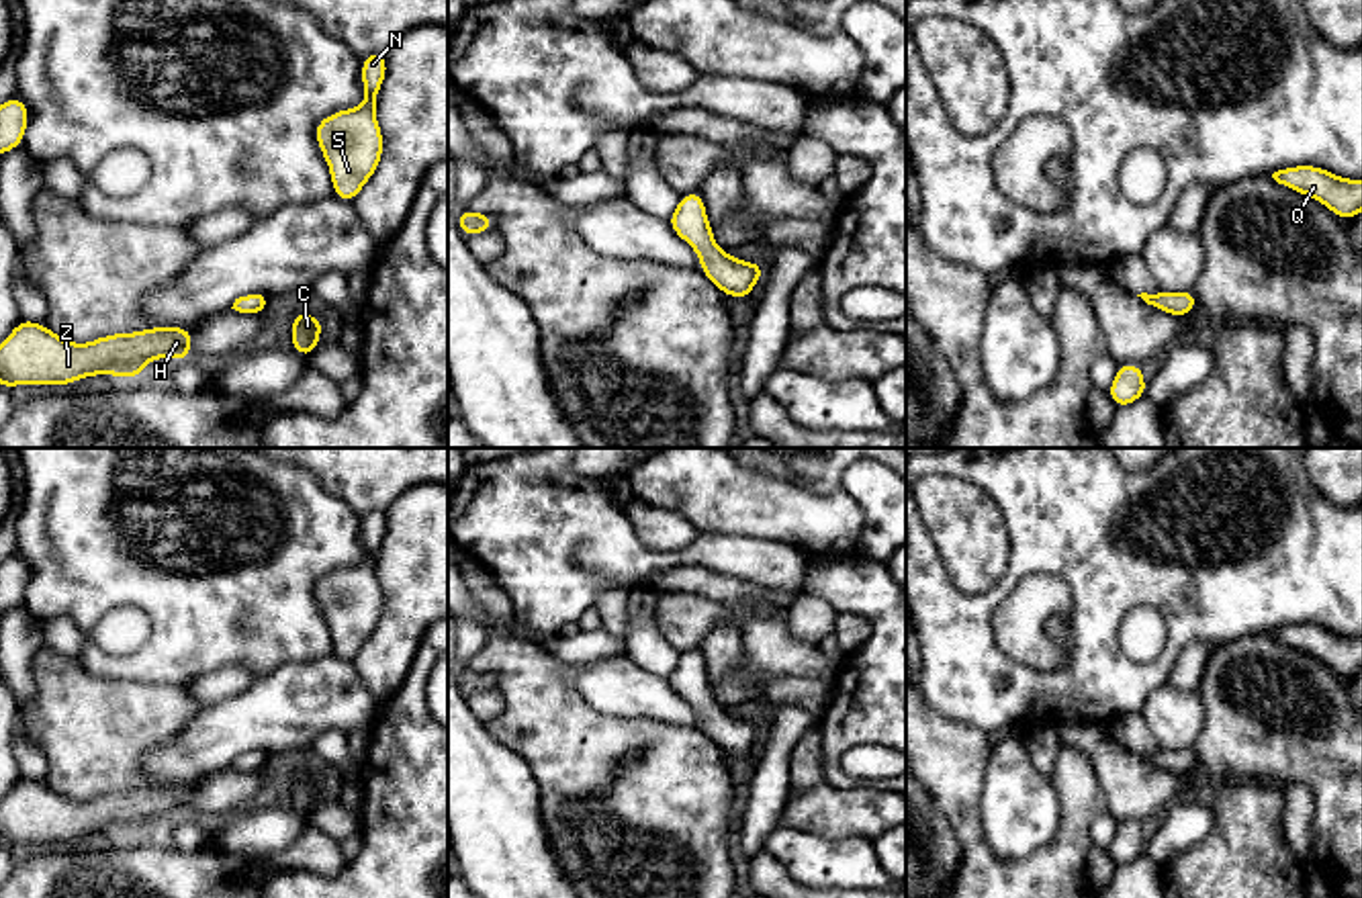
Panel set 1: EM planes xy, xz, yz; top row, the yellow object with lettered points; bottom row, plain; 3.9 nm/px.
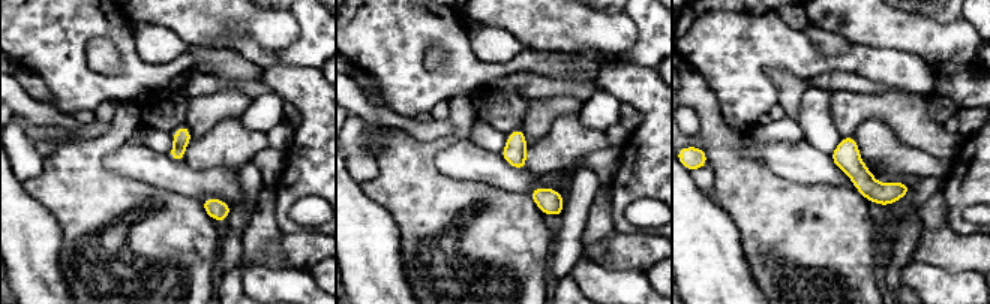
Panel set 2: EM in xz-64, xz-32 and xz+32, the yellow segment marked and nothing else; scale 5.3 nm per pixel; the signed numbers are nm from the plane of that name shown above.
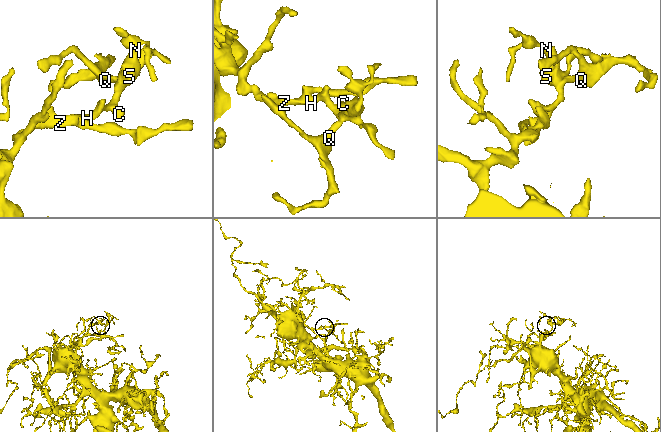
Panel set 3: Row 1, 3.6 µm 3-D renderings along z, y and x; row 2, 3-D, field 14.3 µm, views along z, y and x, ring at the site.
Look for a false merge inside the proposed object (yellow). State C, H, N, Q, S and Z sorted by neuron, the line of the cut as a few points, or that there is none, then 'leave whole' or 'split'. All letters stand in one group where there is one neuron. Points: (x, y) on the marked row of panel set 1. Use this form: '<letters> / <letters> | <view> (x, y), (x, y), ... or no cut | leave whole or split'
C H N Q S Z | no cut | leave whole

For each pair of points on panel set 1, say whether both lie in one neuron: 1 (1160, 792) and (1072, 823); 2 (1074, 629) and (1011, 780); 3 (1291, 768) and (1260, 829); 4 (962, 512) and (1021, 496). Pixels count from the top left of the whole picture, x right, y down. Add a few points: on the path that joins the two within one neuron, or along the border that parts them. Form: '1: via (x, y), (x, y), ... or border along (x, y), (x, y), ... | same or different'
1: border along (1091, 761), (1107, 806) | different
2: via (1072, 669), (1011, 721), (1011, 739) | same
3: border along (1234, 780), (1270, 780), (1283, 788) | different
4: border along (974, 483), (994, 504), (1011, 547) | different

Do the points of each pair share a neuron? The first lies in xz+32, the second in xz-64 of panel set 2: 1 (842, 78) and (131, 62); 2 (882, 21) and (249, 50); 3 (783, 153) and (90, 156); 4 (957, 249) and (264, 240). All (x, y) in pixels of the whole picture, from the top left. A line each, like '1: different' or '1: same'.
1: different
2: different
3: different
4: different

